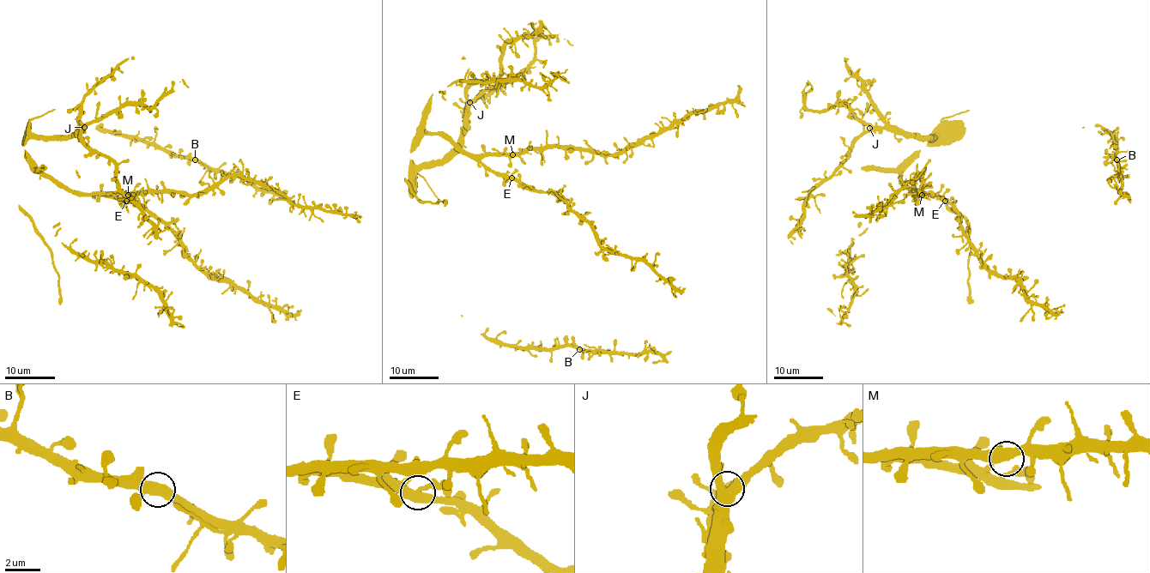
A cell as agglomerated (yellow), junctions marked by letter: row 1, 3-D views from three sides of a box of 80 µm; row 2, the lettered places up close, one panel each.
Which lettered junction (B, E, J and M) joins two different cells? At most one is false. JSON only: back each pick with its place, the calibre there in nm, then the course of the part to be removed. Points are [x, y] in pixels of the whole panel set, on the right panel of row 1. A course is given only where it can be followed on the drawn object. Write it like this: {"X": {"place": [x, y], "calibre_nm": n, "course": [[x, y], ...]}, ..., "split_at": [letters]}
{"split_at": []}

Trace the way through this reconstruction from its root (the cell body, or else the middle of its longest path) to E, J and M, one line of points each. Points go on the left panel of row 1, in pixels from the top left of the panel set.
E: (109, 196), (120, 196), (126, 201)
J: (109, 196), (68, 192), (46, 177), (25, 149), (25, 141), (29, 138), (68, 138), (84, 127)
M: (109, 196), (95, 196), (127, 194)

